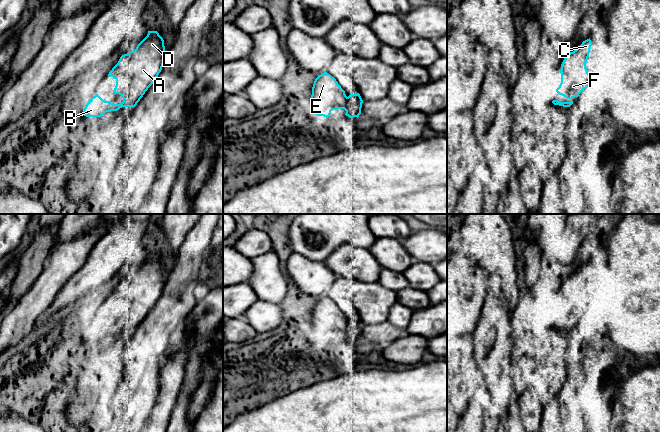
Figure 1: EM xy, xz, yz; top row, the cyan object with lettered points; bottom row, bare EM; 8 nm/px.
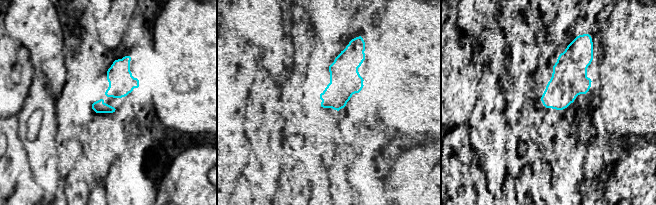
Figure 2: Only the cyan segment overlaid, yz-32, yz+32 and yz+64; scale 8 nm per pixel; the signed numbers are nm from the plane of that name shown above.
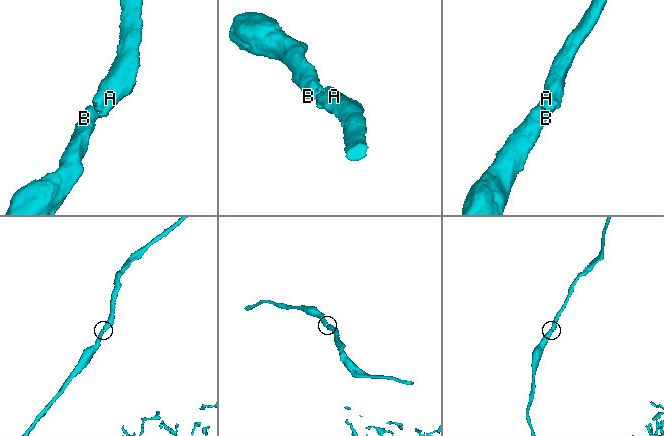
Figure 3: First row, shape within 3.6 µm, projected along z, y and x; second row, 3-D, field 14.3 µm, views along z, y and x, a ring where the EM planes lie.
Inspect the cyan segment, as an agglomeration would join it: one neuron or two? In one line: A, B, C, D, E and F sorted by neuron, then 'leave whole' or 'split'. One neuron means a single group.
A B C D E F; leave whole

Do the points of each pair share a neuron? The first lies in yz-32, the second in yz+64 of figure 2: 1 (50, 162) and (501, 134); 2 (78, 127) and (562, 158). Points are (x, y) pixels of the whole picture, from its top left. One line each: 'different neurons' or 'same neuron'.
1: same neuron
2: different neurons

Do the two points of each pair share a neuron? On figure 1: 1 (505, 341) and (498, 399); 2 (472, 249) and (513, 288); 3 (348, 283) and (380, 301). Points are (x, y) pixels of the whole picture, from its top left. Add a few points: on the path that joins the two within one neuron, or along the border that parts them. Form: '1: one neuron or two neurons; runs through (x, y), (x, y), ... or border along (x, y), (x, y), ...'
1: one neuron; runs through (500, 355), (498, 359), (498, 385)
2: one neuron; runs through (485, 249), (512, 275)
3: one neuron; runs through (356, 290), (372, 300)

